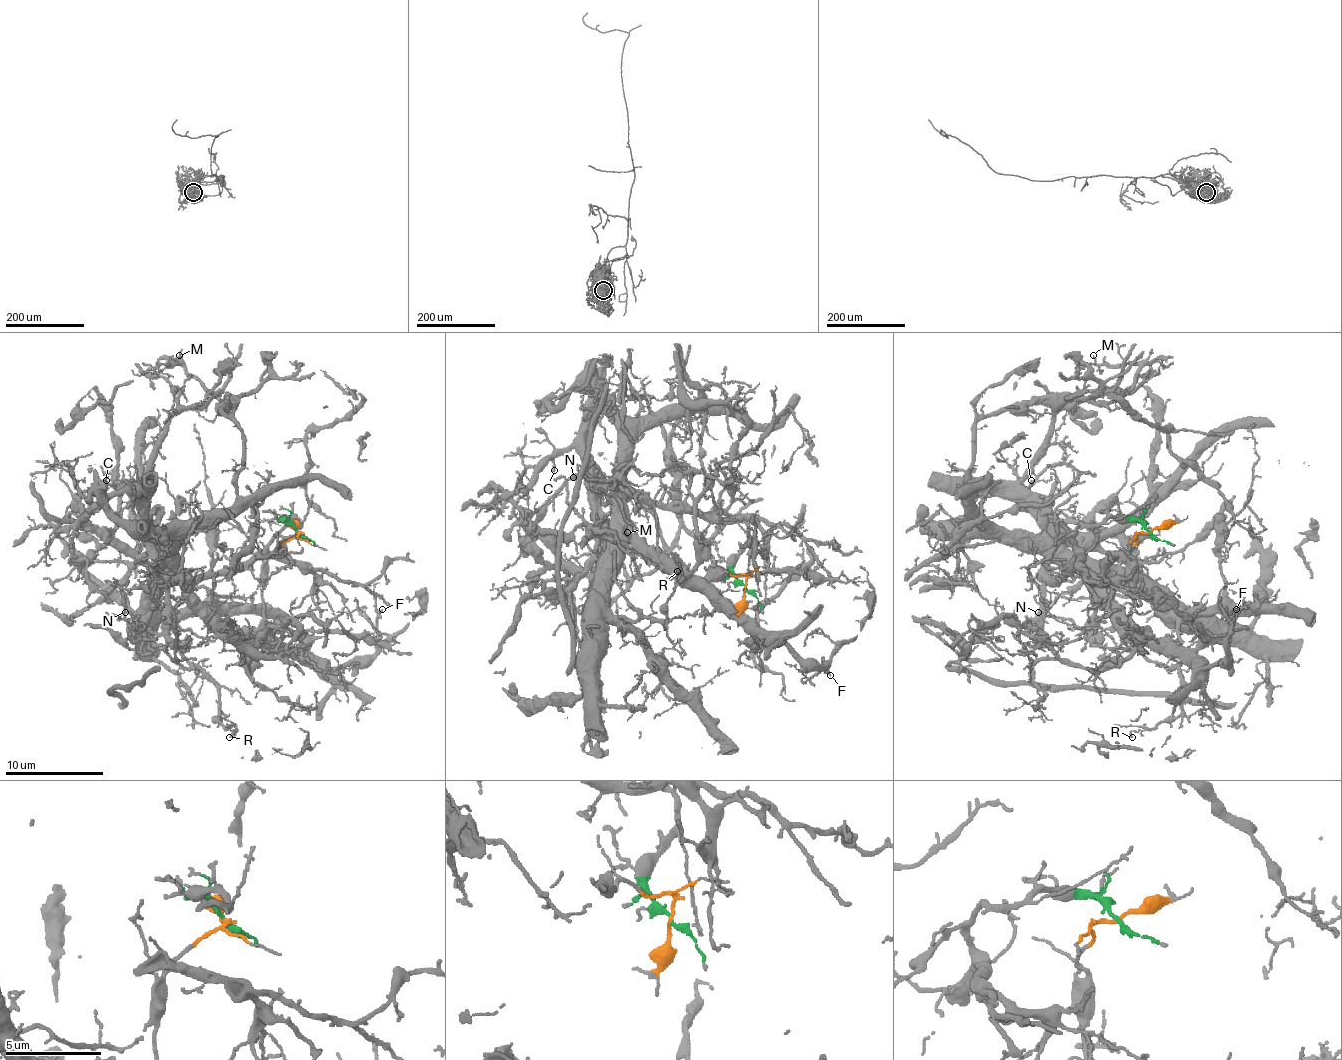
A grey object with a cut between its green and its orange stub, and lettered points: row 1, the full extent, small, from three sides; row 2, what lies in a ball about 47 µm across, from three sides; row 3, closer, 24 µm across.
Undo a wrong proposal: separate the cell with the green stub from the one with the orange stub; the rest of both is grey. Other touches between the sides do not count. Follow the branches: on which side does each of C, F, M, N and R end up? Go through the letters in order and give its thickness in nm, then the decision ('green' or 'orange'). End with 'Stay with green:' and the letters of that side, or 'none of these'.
C: 140 nm thick; green
F: 110 nm thick; orange
M: 100 nm thick; orange
N: 80 nm thick; green
R: 150 nm thick; orange
Stay with green: C, N

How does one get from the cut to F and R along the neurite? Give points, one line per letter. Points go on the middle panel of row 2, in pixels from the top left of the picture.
F: (745, 589), (742, 574), (711, 569), (716, 589), (728, 601), (765, 630), (774, 630), (794, 650), (831, 675)
R: (745, 589), (742, 574), (718, 569), (676, 577), (630, 540), (608, 608), (667, 621), (676, 572)

